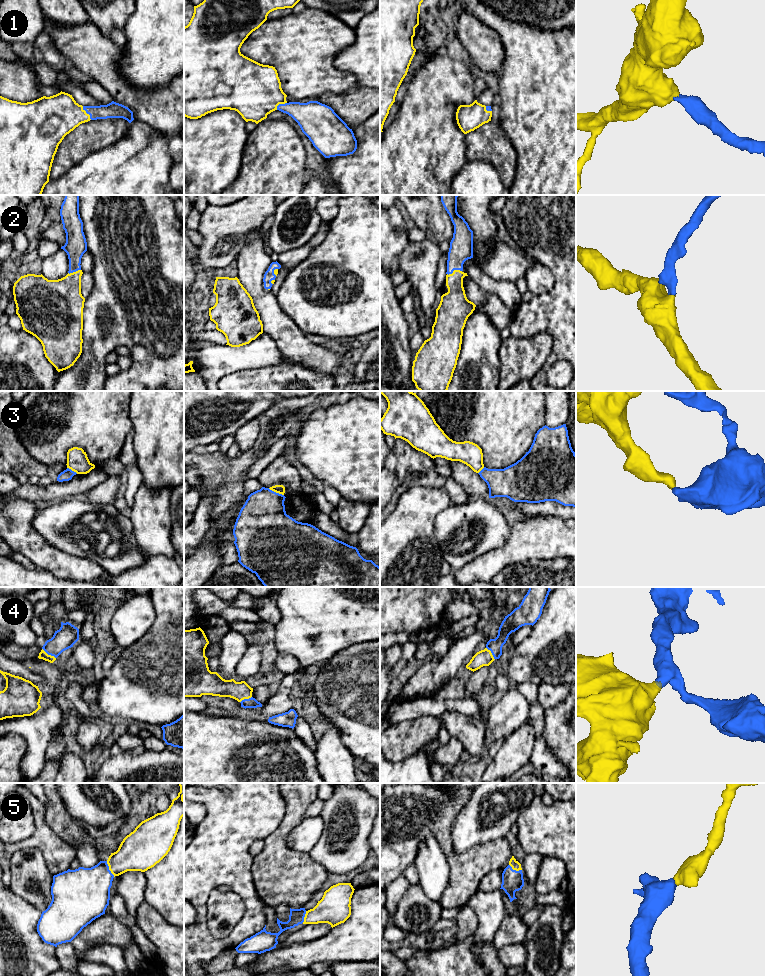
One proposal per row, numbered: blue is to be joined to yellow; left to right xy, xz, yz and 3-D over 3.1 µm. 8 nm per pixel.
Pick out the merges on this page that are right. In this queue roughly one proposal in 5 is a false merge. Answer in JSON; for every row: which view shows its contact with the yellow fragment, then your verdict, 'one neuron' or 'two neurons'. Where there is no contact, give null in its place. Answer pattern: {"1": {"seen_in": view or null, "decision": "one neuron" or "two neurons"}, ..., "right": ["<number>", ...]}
{"1": {"seen_in": "xy", "decision": "one neuron"}, "2": {"seen_in": "yz", "decision": "one neuron"}, "3": {"seen_in": "xz", "decision": "two neurons"}, "4": {"seen_in": "xy", "decision": "one neuron"}, "5": {"seen_in": "xy", "decision": "one neuron"}, "right": ["1", "2", "4", "5"]}

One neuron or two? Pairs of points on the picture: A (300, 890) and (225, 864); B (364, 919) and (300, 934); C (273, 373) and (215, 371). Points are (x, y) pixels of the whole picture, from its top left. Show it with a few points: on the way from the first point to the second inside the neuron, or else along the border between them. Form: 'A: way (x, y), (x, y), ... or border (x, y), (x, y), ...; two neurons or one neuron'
A: border (253, 858), (251, 866), (252, 881), (258, 896); two neurons
B: border (331, 927), (327, 933), (312, 941); two neurons
C: border (256, 368), (238, 369), (223, 375), (218, 380); two neurons

